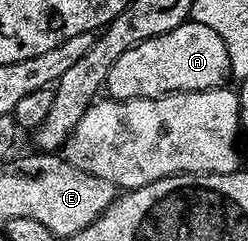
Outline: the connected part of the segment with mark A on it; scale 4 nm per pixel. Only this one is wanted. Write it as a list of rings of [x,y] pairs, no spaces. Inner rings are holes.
[[[191,19],[174,27],[174,31],[166,31],[166,35],[154,35],[154,39],[146,39],[118,55],[110,67],[110,75],[106,82],[106,93],[111,100],[125,101],[139,97],[165,97],[167,93],[193,93],[207,89],[219,89],[229,80],[232,68],[230,55],[226,51],[226,43],[216,32],[210,31],[202,23]]]

